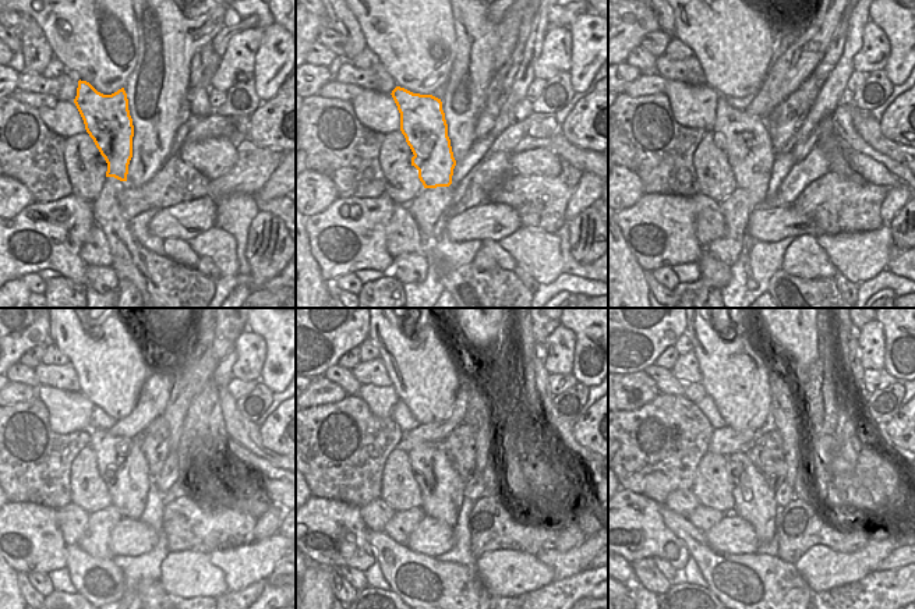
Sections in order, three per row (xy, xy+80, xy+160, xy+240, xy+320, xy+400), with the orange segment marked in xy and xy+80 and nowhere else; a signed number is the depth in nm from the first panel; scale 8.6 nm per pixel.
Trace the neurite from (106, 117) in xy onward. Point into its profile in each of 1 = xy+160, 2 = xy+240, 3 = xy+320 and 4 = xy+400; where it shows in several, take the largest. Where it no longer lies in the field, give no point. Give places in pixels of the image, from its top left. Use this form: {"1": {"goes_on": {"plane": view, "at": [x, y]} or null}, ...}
{"1": {"goes_on": {"plane": "xy+160", "at": [749, 152]}}, "2": {"goes_on": {"plane": "xy+240", "at": [122, 464]}}, "3": {"goes_on": {"plane": "xy+320", "at": [441, 487]}}, "4": {"goes_on": {"plane": "xy+400", "at": [755, 500]}}}

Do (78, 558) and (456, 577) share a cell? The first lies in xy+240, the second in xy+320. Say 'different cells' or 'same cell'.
same cell

